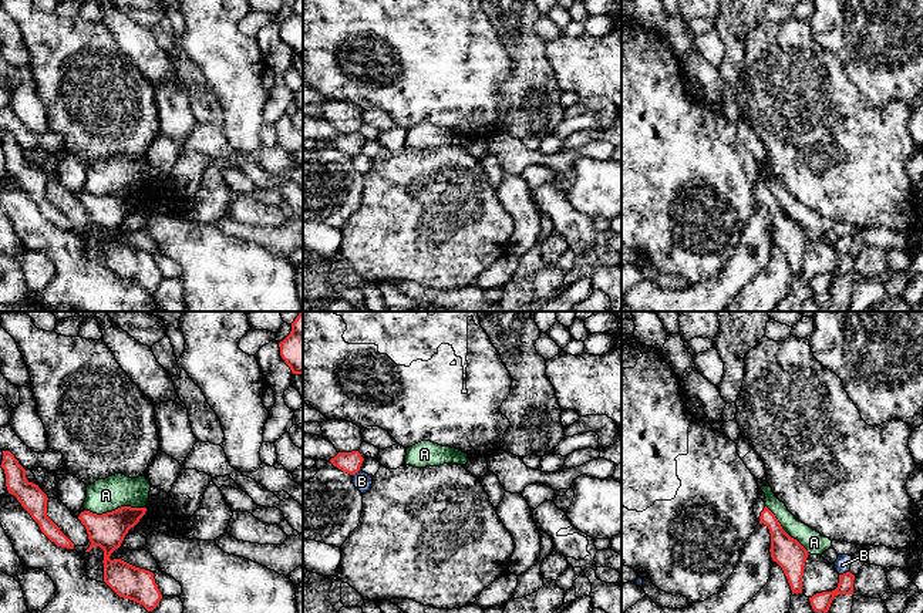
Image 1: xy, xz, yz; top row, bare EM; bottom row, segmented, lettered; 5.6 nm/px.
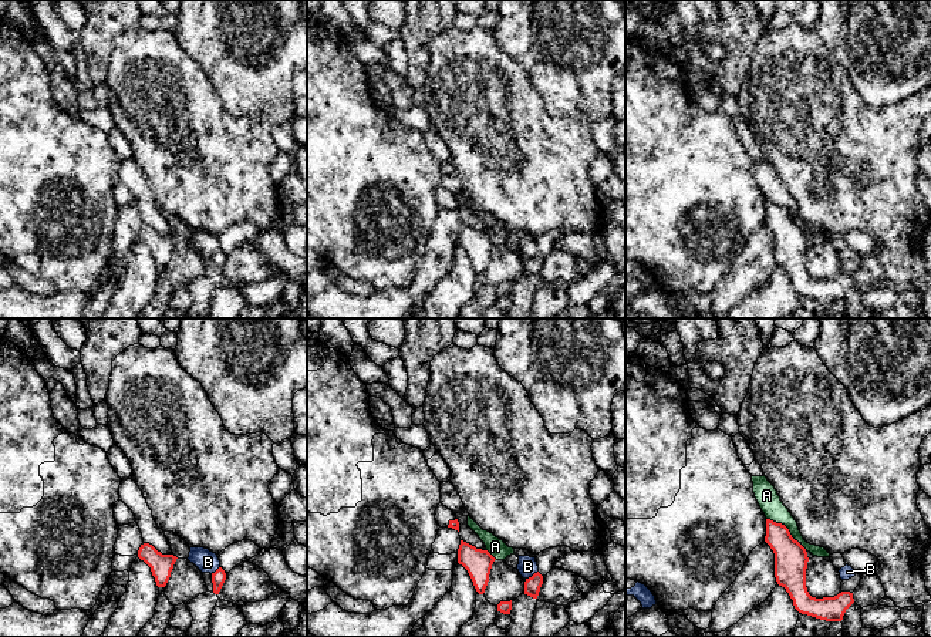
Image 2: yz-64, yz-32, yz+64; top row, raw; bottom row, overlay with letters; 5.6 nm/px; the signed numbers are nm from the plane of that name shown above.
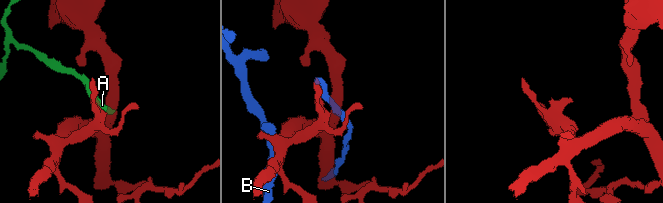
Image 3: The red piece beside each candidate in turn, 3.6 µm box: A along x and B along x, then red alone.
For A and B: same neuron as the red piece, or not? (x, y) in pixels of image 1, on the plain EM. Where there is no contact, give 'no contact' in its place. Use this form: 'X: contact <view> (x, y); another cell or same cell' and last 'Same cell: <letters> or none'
A: contact xy (115, 191); another cell
B: contact yz (844, 255); another cell
Same cell: none

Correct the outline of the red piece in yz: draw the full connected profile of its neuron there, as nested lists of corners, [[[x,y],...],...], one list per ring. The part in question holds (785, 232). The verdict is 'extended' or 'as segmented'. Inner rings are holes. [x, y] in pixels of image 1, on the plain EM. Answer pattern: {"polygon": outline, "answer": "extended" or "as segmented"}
{"polygon": [[[759,179],[754,185],[754,196],[759,205],[764,205],[769,210],[771,239],[782,249],[792,274],[802,274],[802,257],[809,236],[808,232],[782,210],[775,196]]], "answer": "extended"}

